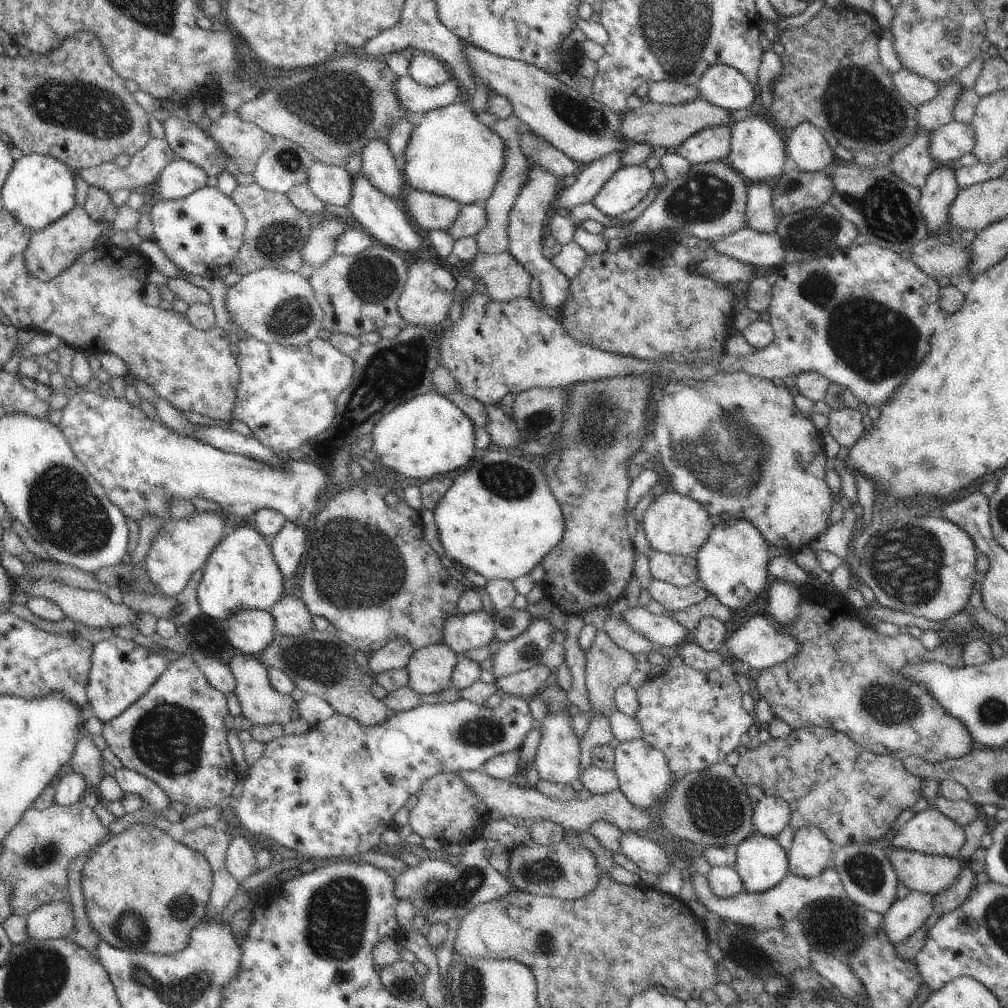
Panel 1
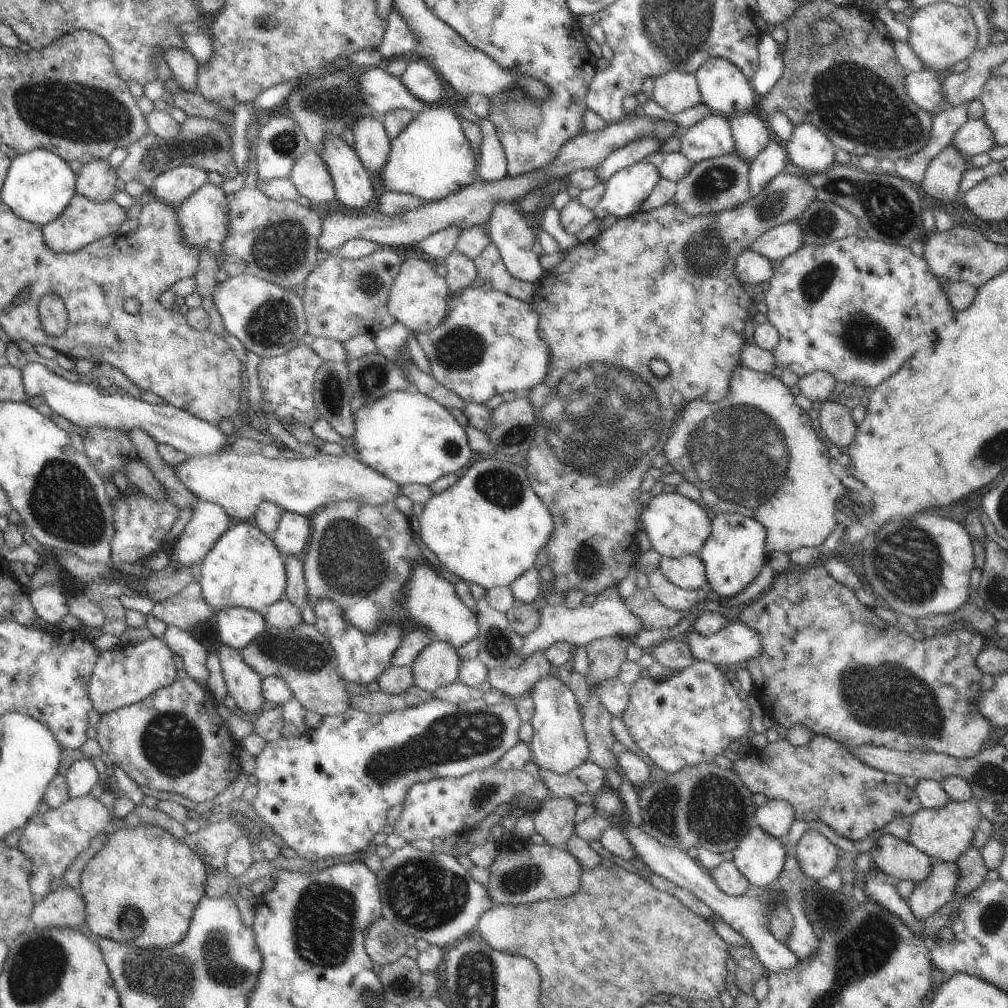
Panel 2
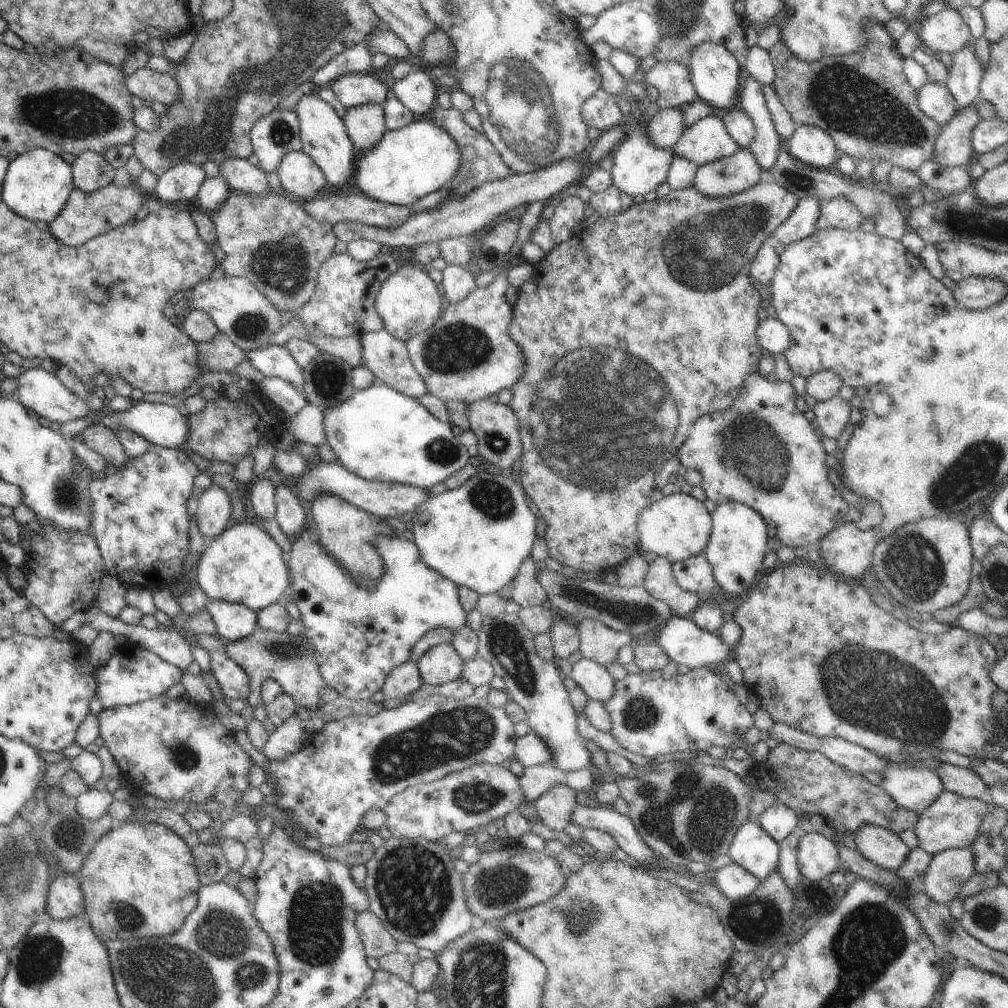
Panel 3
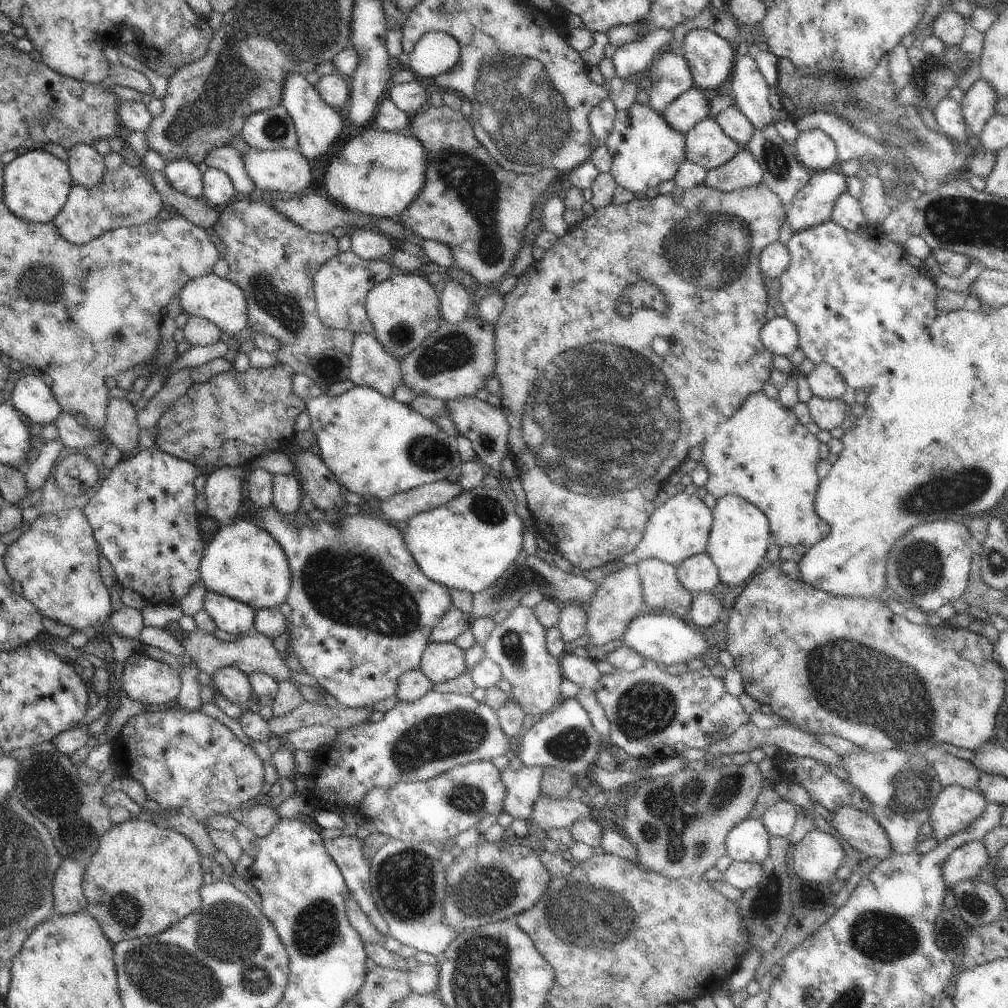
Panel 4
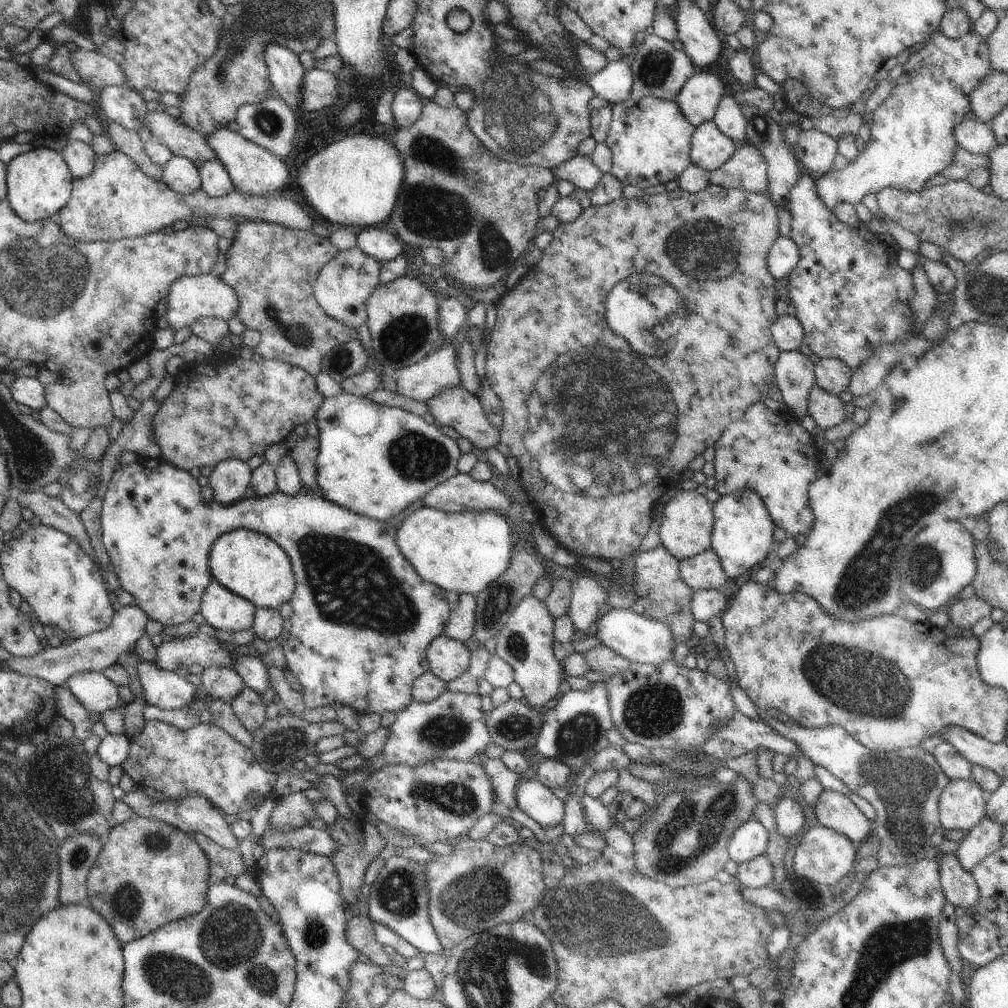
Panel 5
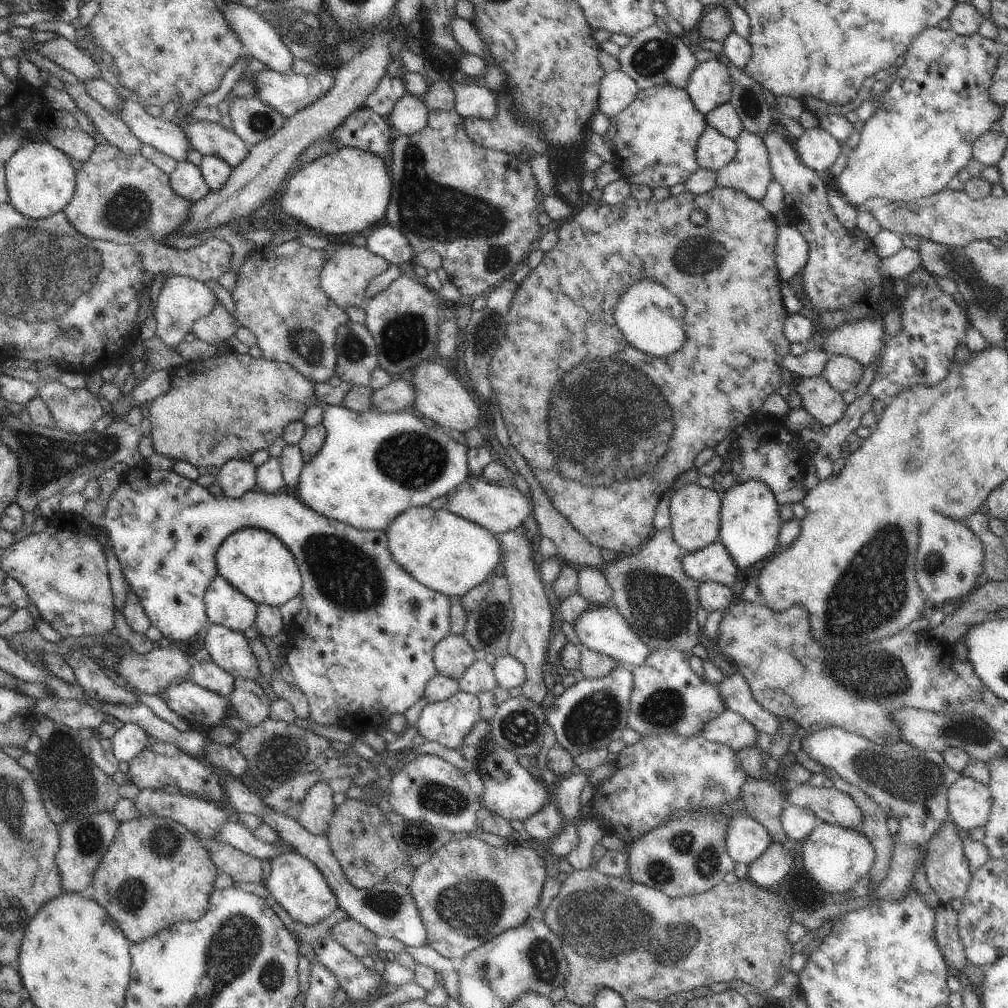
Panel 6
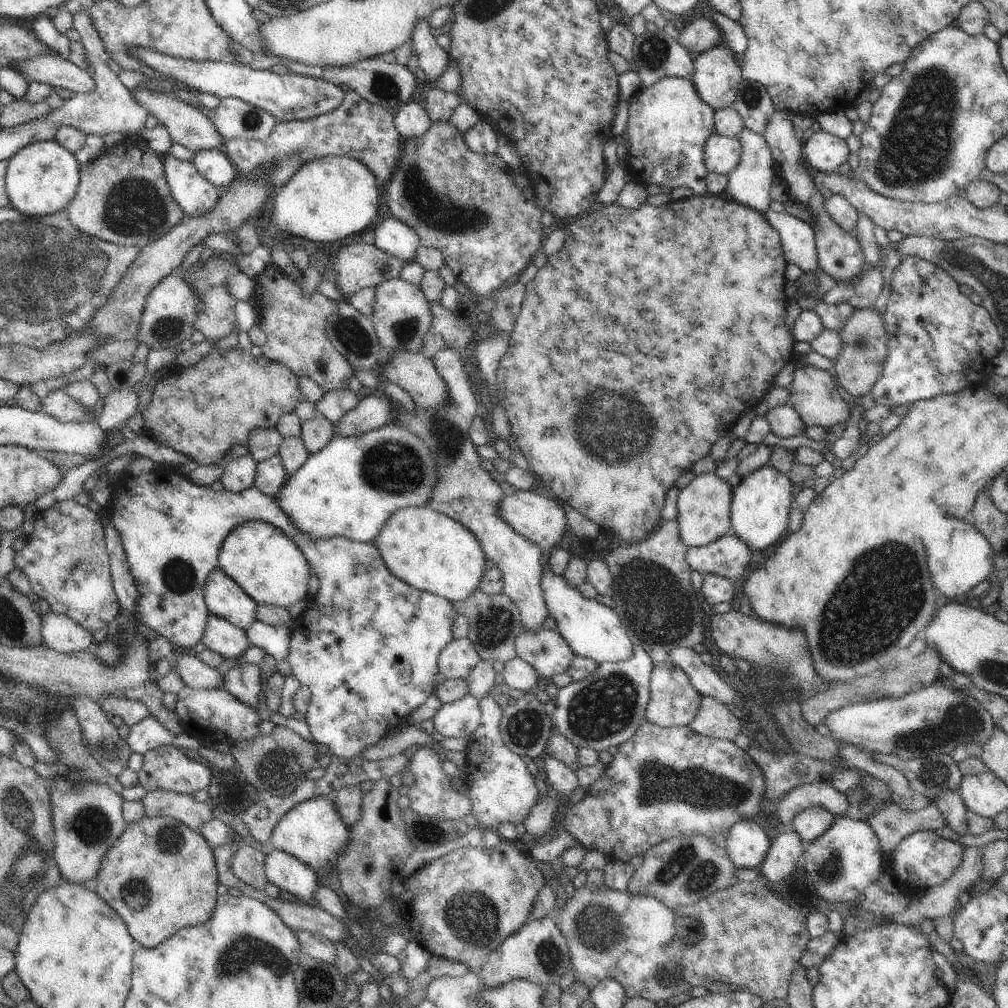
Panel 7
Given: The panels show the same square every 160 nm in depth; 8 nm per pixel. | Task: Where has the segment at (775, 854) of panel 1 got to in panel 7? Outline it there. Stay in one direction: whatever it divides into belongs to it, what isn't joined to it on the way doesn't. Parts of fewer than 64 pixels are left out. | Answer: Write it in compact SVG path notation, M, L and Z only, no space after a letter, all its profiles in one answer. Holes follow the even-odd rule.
M754 821L737 822L728 832L726 850L735 868L758 869L771 840Z

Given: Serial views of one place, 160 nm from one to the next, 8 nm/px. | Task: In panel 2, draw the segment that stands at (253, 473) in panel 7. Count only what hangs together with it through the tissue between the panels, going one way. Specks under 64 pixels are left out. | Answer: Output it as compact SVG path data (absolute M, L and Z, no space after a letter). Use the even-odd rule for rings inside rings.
M202 501L194 508L191 520L184 530L179 534L179 538L171 544L168 551L170 561L175 560L179 567L191 568L200 564L201 560L208 554L214 543L233 525L231 516L220 506L212 501Z

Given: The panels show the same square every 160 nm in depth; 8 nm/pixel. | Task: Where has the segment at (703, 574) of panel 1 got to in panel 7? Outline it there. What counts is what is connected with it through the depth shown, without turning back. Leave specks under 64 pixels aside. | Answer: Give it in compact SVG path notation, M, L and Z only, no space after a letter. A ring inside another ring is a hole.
M769 464L742 478L733 490L731 532L740 537L752 552L770 553L786 536L794 486L787 474Z

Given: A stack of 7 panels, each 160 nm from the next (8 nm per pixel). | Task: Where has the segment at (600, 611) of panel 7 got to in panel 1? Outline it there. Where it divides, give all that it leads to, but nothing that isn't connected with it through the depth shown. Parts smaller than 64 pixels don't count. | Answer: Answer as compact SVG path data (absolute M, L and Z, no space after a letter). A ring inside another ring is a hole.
M753 615L732 633L727 633L725 641L721 644L722 650L751 668L764 670L788 660L796 653L800 653L801 642L779 631L770 621L762 615Z

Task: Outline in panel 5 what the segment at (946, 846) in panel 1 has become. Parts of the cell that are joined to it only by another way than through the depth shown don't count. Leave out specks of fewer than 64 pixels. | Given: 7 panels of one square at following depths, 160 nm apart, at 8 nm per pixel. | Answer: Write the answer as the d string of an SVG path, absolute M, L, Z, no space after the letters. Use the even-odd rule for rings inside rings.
M971 779L950 781L939 796L941 826L971 830L985 816L988 794Z

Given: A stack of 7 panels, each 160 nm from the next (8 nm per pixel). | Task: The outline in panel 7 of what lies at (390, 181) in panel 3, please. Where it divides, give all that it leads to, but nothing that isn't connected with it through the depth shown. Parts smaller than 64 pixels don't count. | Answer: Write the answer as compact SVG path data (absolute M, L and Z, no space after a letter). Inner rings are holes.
M324 155L298 167L274 198L274 208L270 210L272 212L270 215L274 224L278 224L282 230L293 236L300 236L320 244L326 242L332 244L352 234L366 232L367 226L378 214L380 198L384 198L384 189L378 188L375 176L363 162L352 157Z

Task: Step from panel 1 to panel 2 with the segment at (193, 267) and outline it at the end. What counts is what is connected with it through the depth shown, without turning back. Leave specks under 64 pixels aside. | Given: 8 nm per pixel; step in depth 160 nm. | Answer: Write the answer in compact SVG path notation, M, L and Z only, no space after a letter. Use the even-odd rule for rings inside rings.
M206 181L190 198L179 206L175 206L177 221L181 226L181 237L187 245L196 247L200 252L210 249L213 253L223 251L223 240L227 237L229 229L228 199L222 191L221 185L214 185Z

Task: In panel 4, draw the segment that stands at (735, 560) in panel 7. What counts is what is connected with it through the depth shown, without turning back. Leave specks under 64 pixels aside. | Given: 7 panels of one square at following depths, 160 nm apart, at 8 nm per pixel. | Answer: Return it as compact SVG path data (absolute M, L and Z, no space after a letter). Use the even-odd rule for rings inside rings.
M707 552L688 557L677 566L680 584L693 594L711 591L721 582L719 570Z

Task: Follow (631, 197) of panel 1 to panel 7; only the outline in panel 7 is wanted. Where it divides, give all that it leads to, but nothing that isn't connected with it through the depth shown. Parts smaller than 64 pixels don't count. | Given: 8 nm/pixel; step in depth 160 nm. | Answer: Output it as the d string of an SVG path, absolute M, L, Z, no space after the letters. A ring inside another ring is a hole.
M664 77L652 86L641 88L629 104L625 126L627 134L627 161L635 180L645 182L647 186L667 186L670 189L686 186L696 195L706 195L705 178L709 170L704 162L704 147L710 135L715 131L715 110L700 98L690 77Z

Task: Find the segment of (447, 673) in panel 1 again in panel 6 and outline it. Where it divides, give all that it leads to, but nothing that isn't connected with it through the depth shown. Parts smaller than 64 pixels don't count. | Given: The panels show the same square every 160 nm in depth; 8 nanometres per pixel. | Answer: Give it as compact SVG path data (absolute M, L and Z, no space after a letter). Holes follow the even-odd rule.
M448 635L443 638L433 648L433 663L437 668L438 674L456 679L462 678L462 675L474 664L474 661L478 660L479 653L470 646L464 635Z

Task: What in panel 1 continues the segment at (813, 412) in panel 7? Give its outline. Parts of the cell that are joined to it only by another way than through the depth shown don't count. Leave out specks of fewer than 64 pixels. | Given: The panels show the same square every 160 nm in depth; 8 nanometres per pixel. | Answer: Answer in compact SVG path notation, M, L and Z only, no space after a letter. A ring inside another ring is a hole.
M857 409L835 410L828 416L828 430L842 446L849 448L856 444L861 434L866 430L862 425L862 415Z

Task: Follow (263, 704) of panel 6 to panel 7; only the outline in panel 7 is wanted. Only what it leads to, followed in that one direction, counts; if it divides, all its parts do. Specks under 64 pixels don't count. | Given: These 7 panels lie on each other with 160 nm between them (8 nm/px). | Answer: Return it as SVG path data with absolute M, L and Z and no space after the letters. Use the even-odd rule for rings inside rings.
M256 663L236 665L223 678L223 688L249 707L262 709L264 682L260 667Z

